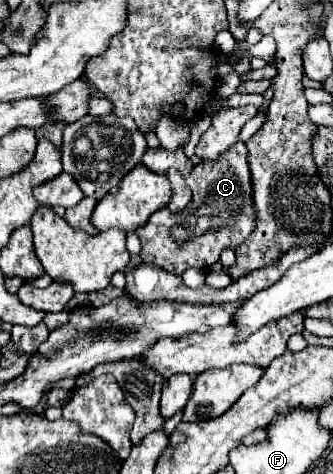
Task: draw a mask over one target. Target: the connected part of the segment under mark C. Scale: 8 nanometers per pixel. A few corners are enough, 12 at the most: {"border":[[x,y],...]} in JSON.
{"border":[[244,142],[194,166],[182,212],[136,230],[144,262],[208,270],[254,230]]}

